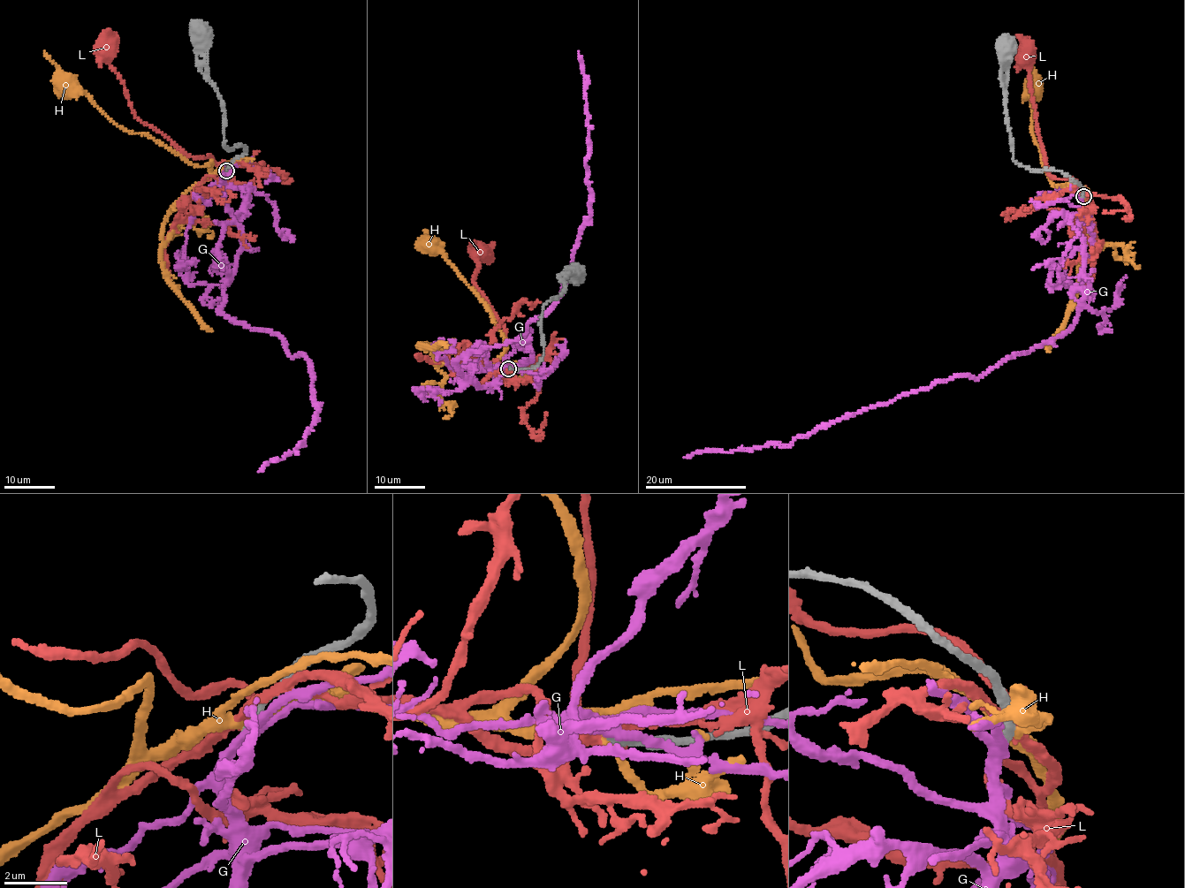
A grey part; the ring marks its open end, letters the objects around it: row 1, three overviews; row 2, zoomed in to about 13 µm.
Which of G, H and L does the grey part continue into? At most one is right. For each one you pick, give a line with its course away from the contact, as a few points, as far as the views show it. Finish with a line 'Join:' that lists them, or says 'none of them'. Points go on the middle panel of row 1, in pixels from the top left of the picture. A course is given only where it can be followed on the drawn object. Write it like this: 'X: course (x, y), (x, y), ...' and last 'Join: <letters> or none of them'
G: course (509, 368), (477, 386), (457, 364), (518, 340), (567, 276), (591, 191), (577, 51)
Join: G

